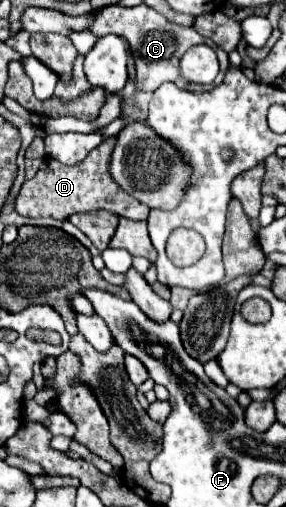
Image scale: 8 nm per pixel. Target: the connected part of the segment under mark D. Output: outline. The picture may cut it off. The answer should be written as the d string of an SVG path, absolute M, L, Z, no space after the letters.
M115 137L103 141L97 149L93 149L83 163L75 167L61 165L55 159L45 157L37 175L25 181L19 197L17 197L17 211L23 217L53 217L53 219L67 219L73 213L87 213L87 211L111 211L117 217L145 221L149 217L149 207L135 201L131 195L121 191L117 183L109 175L109 159L115 145Z

